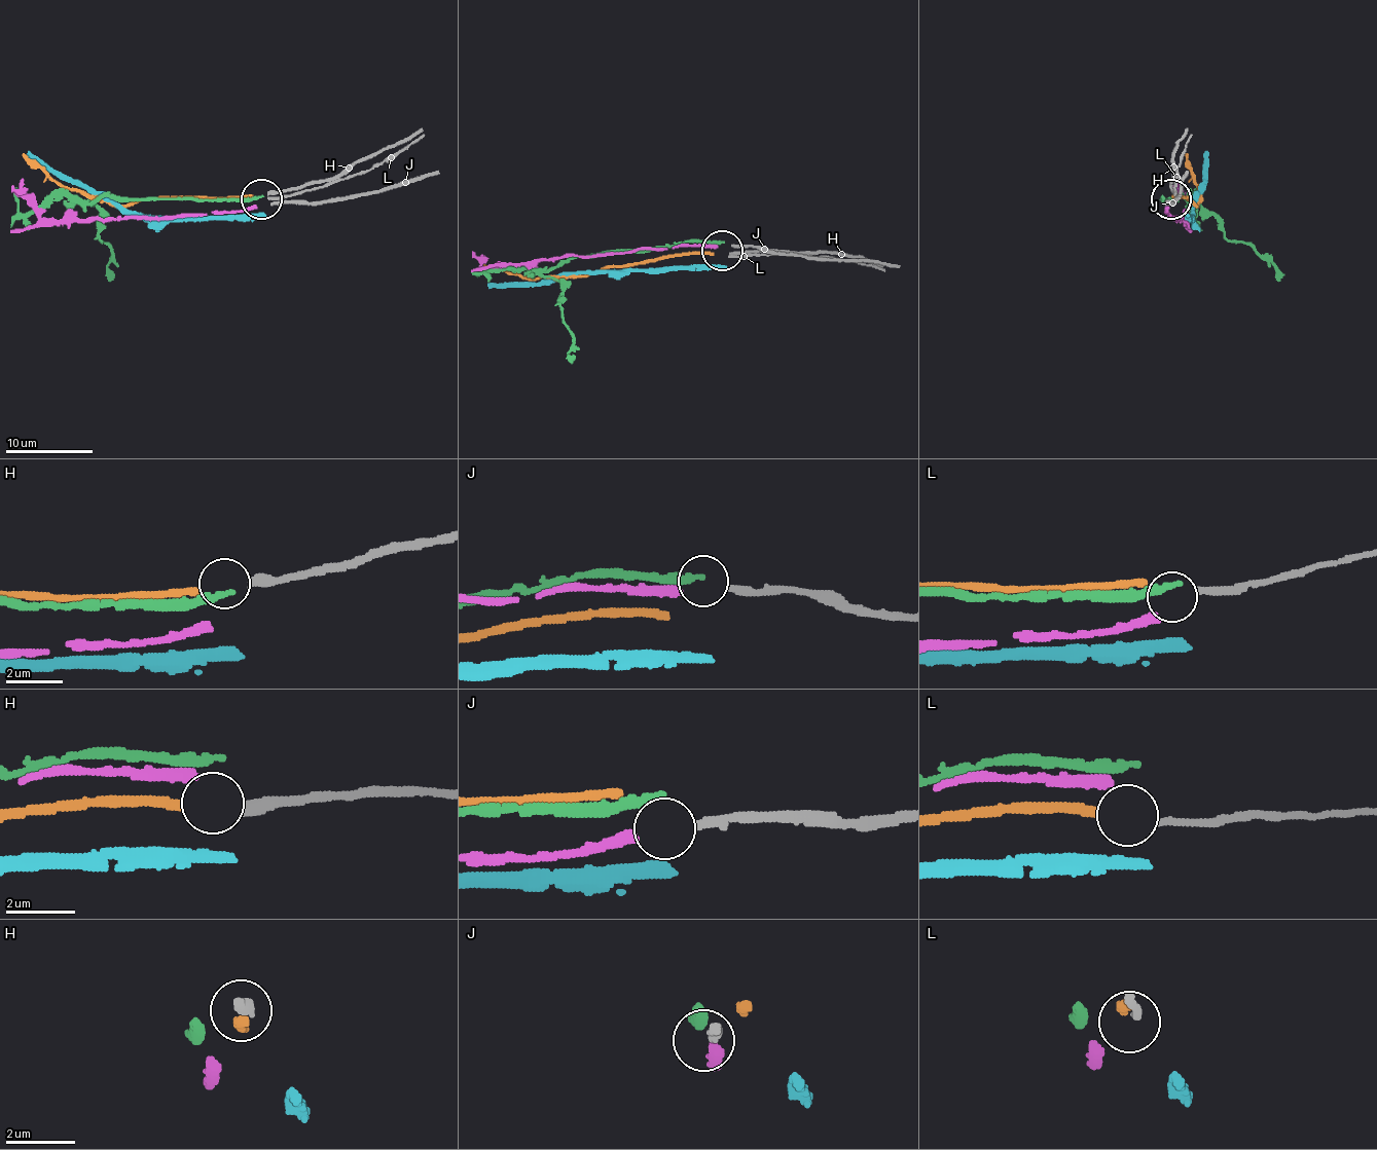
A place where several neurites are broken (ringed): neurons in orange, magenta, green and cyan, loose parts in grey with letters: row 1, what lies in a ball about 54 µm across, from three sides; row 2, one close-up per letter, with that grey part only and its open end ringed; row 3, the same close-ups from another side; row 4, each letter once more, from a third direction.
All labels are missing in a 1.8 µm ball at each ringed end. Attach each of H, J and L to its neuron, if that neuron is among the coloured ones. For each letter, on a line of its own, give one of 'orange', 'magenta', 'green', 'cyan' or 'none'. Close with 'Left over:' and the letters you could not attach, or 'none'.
H: orange
J: magenta
L: none
Left over: L

